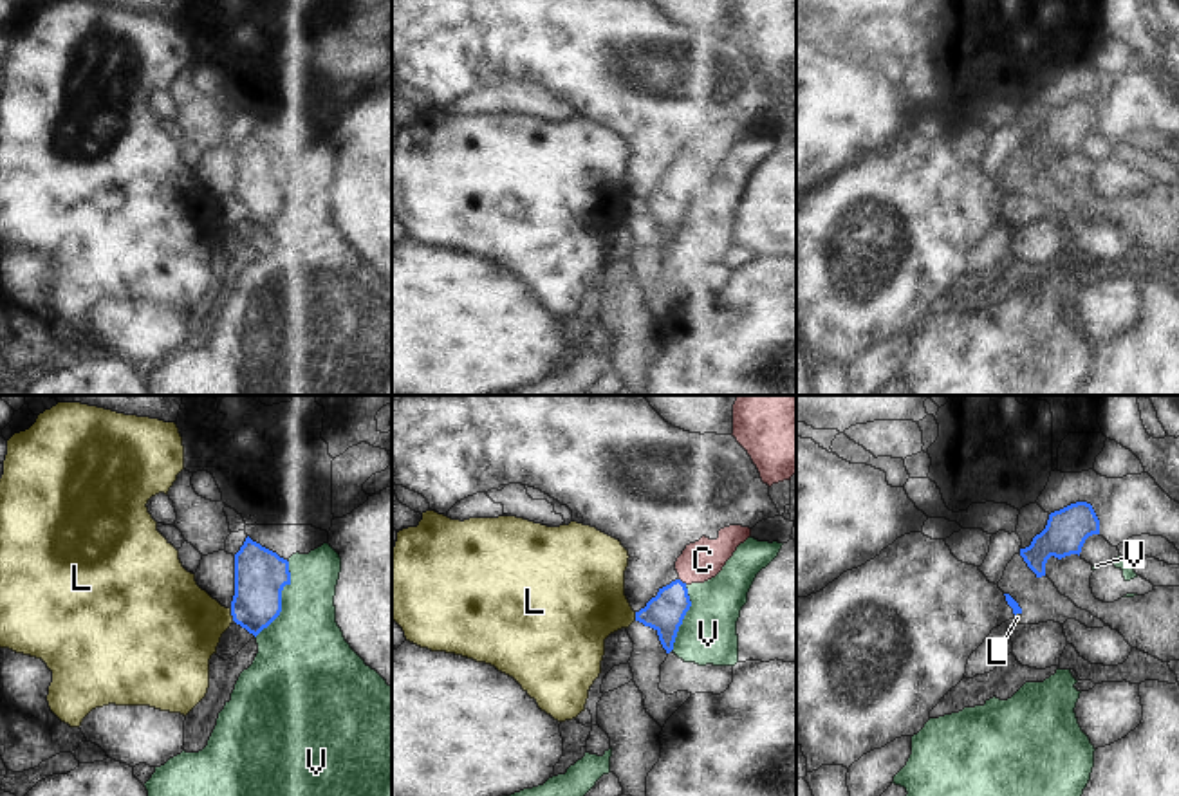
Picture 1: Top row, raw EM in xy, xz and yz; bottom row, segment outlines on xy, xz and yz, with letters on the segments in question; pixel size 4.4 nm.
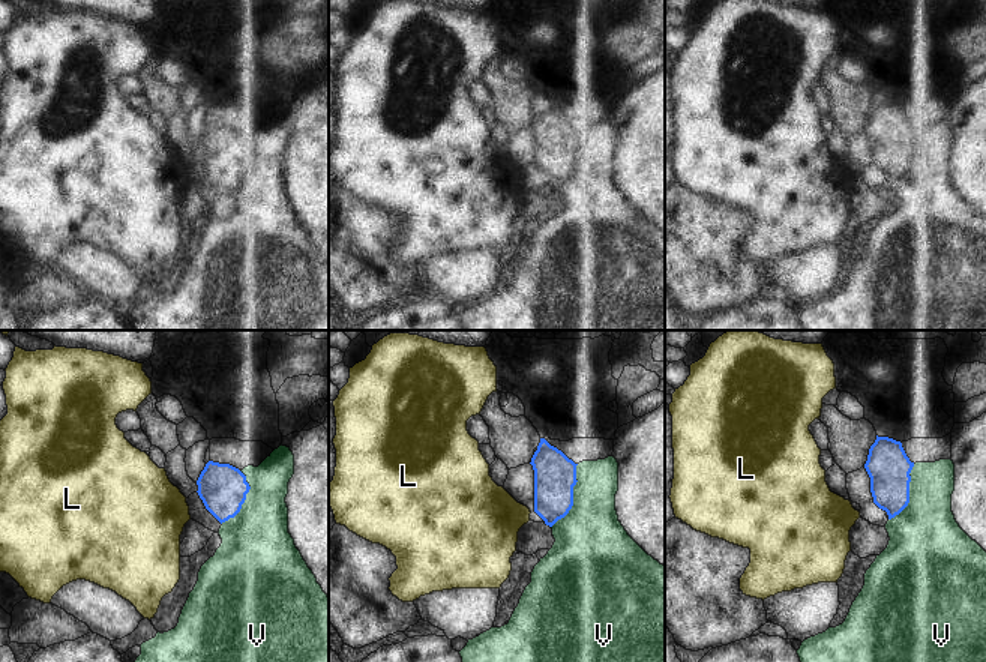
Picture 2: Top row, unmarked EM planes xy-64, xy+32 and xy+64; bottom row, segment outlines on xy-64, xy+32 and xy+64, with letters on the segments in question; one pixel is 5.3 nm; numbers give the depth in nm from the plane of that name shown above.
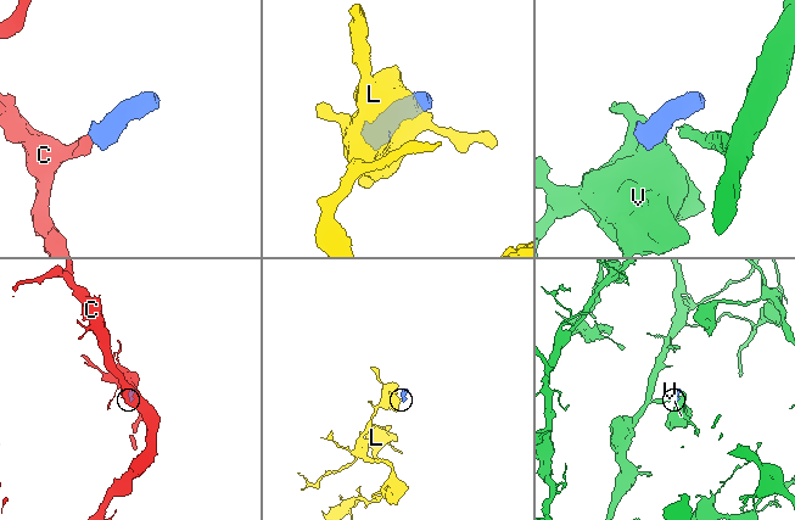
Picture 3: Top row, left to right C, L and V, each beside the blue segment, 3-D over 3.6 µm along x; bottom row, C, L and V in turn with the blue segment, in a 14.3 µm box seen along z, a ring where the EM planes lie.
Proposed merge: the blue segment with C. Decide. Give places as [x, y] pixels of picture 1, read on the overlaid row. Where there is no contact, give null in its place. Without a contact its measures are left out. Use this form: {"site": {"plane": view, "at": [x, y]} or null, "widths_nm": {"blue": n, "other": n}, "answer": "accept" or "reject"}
{"site": {"plane": "xz", "at": [681, 582]}, "widths_nm": {"blue": 170, "other": 180}, "answer": "accept"}

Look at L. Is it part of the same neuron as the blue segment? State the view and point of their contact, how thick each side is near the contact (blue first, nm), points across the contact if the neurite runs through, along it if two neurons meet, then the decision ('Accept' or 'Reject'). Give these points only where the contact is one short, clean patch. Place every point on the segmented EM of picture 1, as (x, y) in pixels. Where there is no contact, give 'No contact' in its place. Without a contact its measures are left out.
Touches blue at xy (232, 614). Thickness 240 nm (blue) against 400 nm. Boundary: xy (230, 609), (233, 620). Reject.

